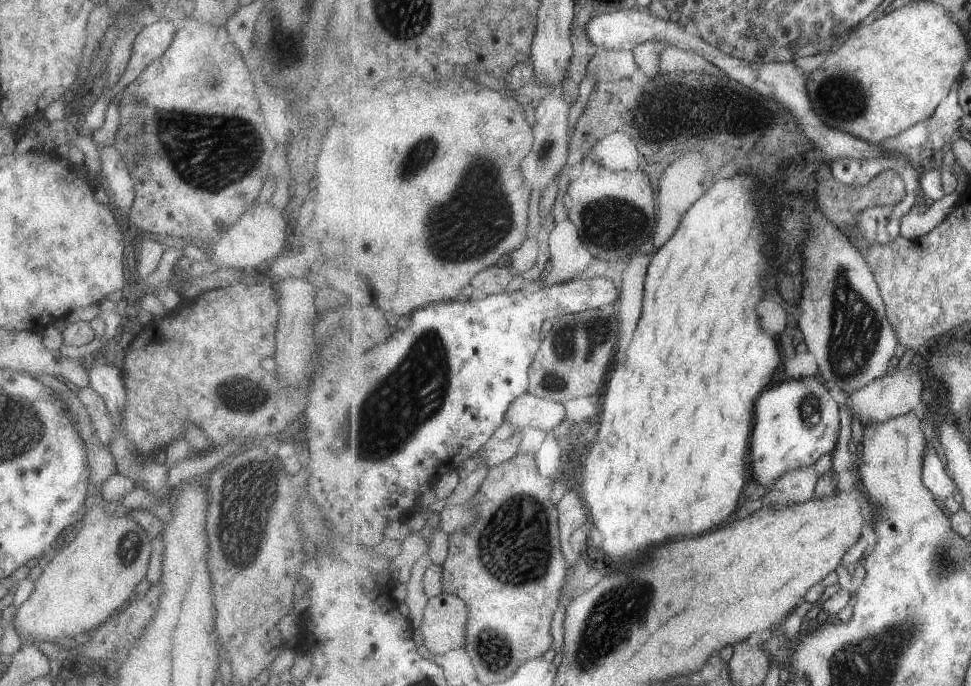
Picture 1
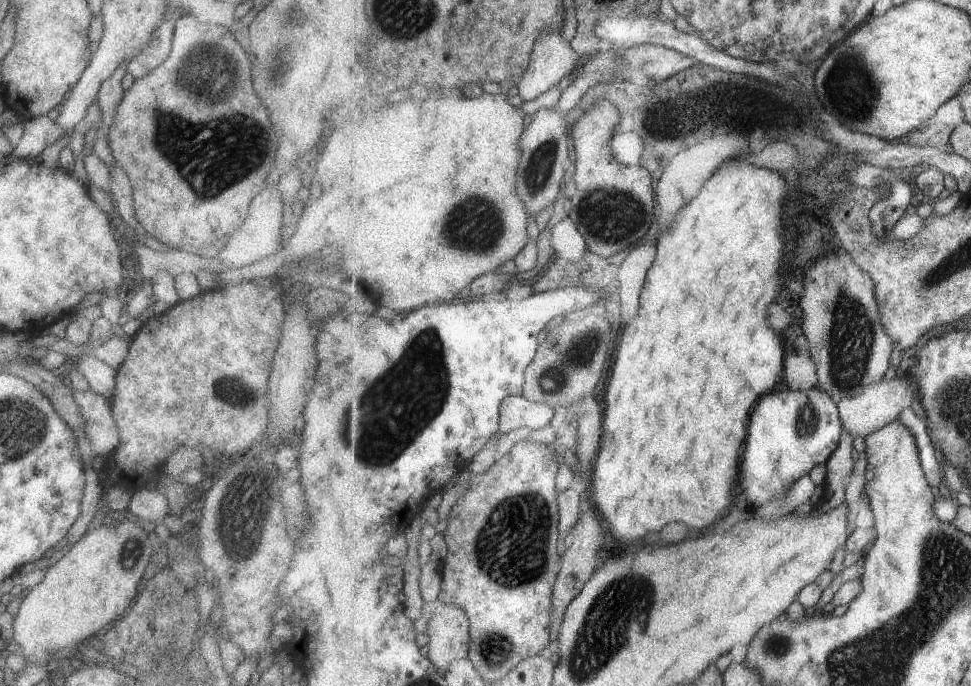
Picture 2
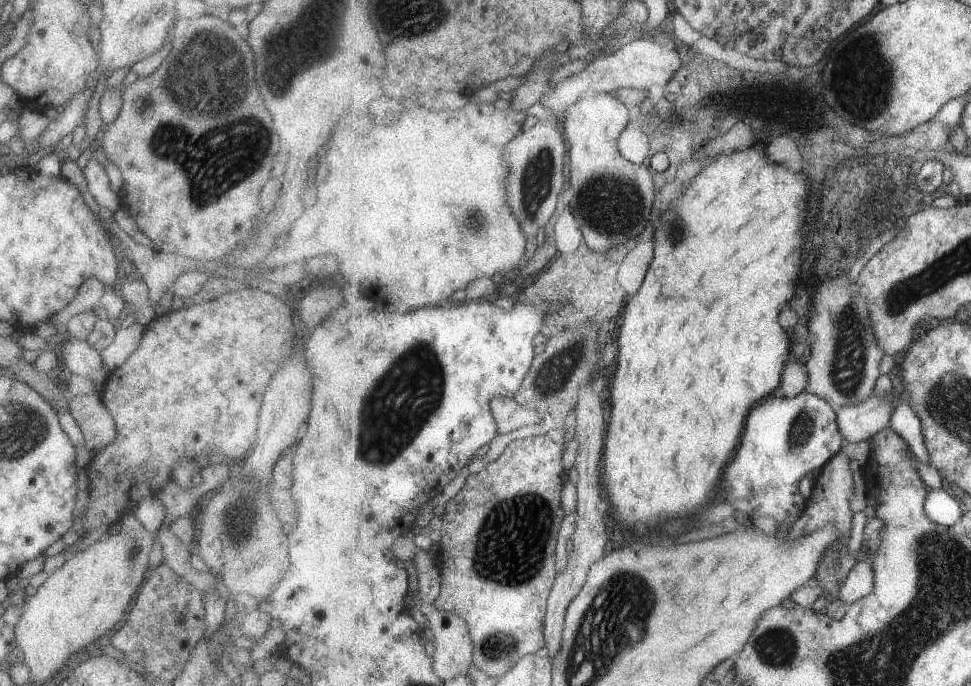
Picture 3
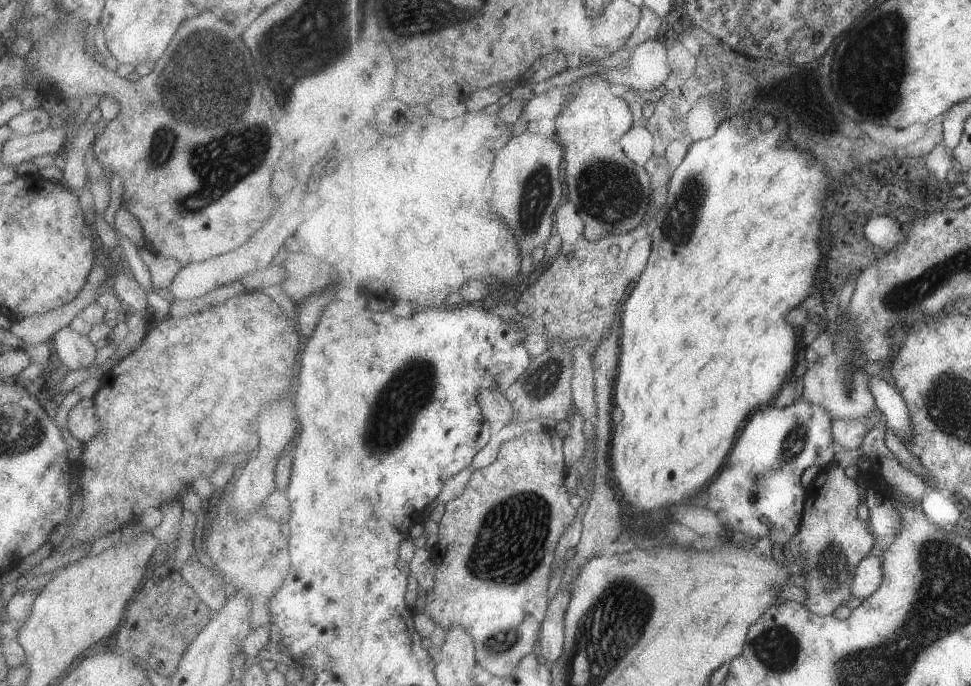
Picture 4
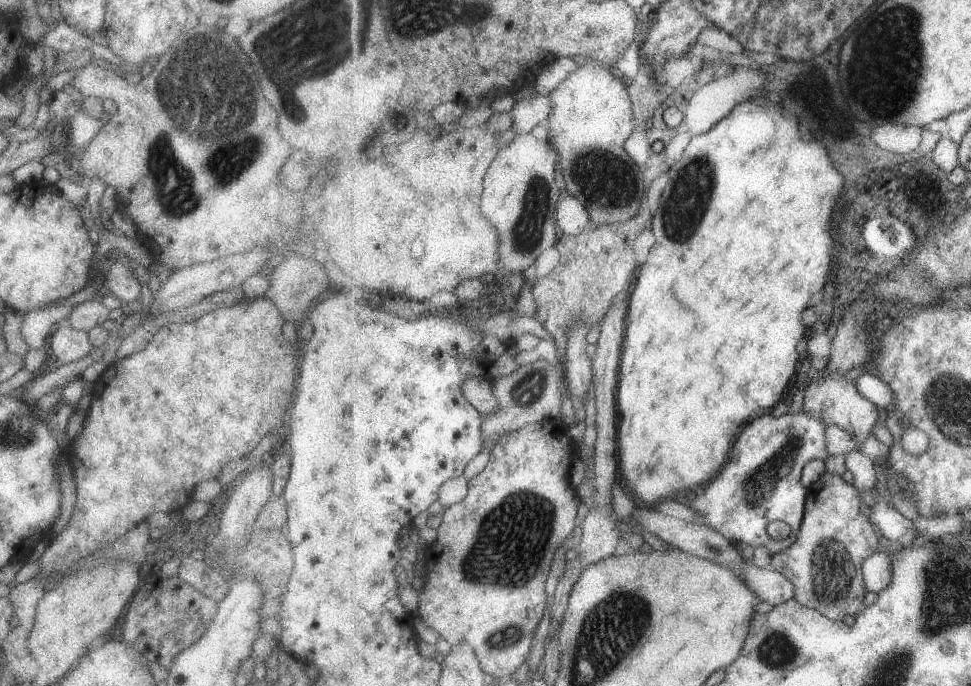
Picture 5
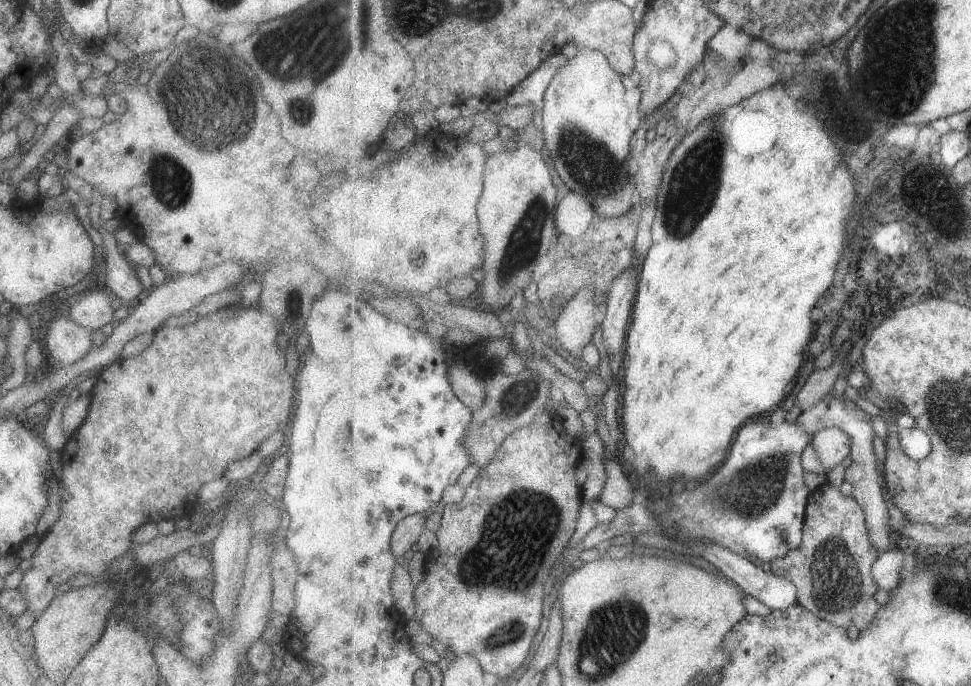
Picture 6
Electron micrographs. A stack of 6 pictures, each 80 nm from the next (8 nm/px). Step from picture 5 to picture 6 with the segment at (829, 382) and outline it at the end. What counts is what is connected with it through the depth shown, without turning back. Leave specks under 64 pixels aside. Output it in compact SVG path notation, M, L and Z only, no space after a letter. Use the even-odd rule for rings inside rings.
M831 390L825 398L821 398L813 408L801 412L799 418L799 426L805 426L805 430L809 430L811 434L820 432L828 427L841 428L847 432L852 438L852 466L847 470L845 480L848 481L853 489L853 496L857 502L864 508L866 519L868 520L869 531L872 532L873 544L877 546L879 553L889 551L894 547L897 540L889 526L889 510L887 510L887 502L883 498L883 488L886 488L885 475L879 472L877 468L877 456L873 450L873 440L875 434L873 433L873 426L871 426L869 419L873 416L869 415L864 410L850 407L847 405L845 396L841 394L836 396Z

